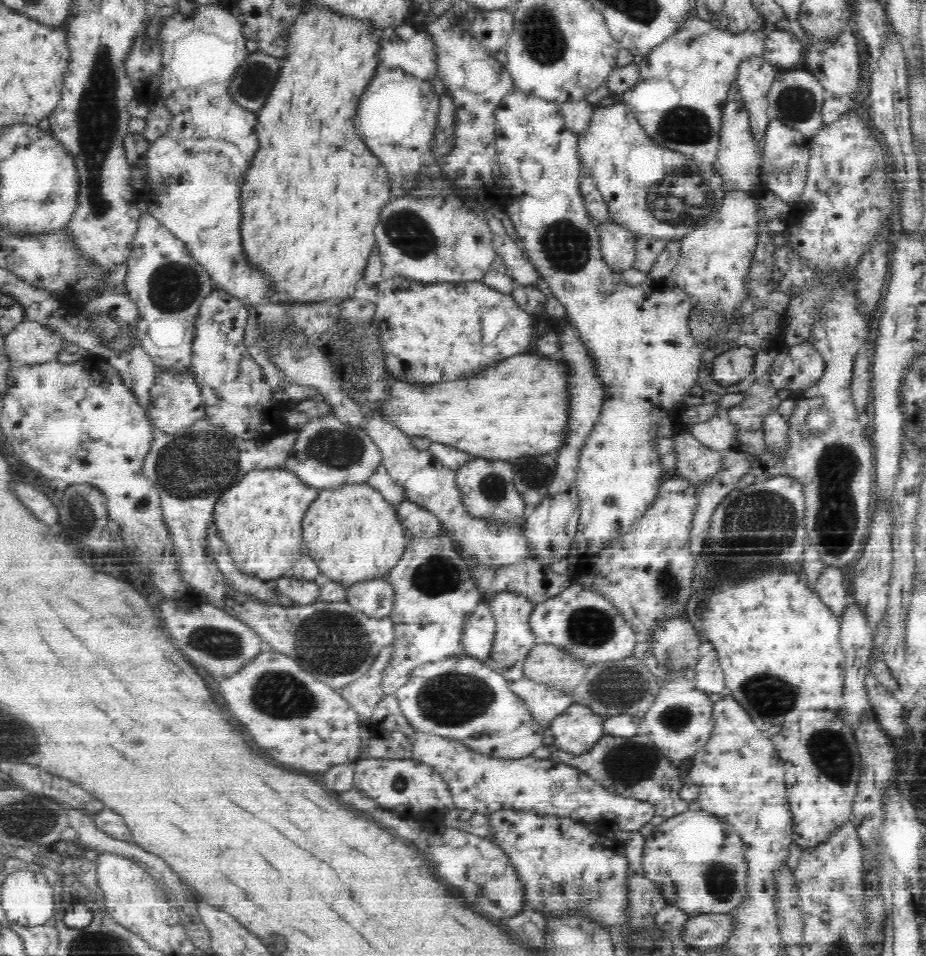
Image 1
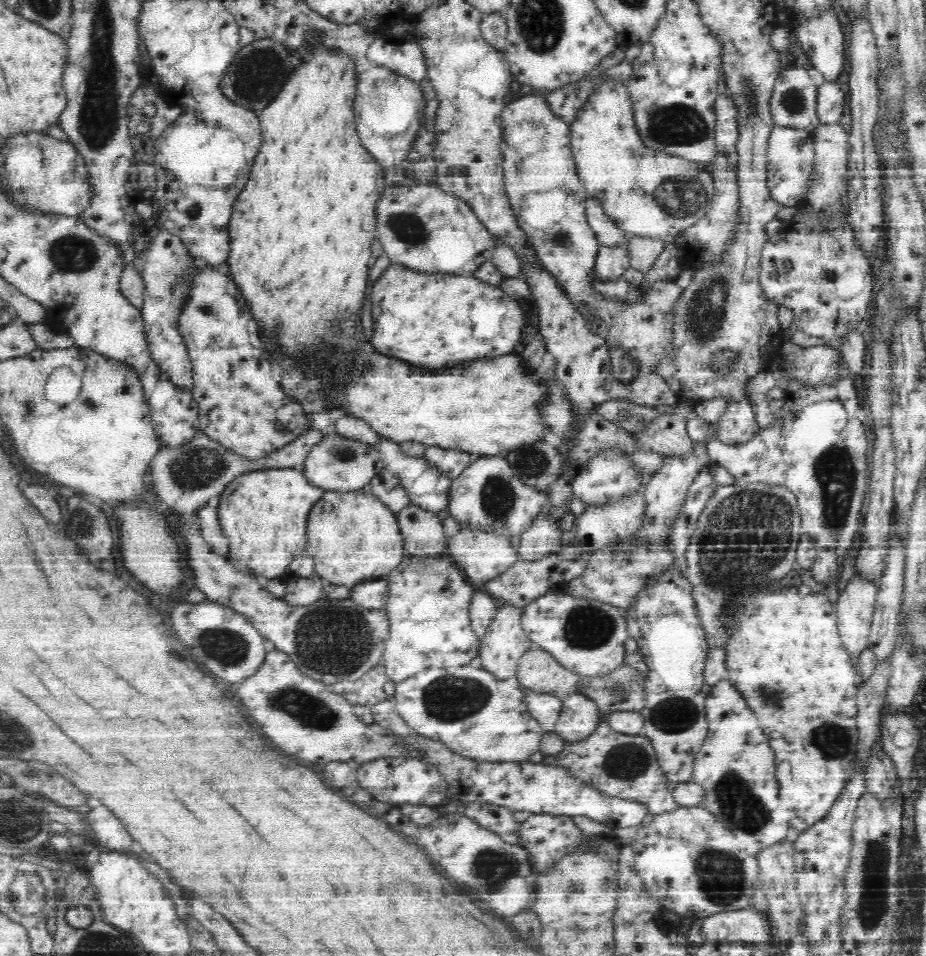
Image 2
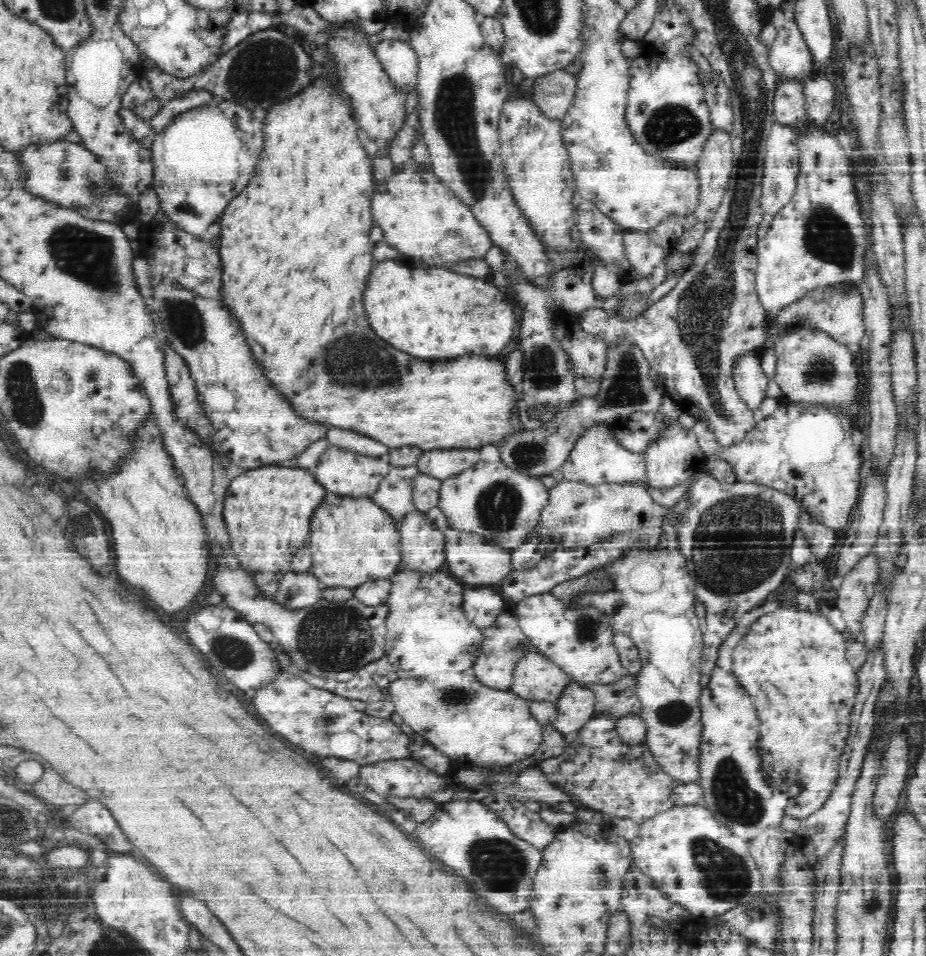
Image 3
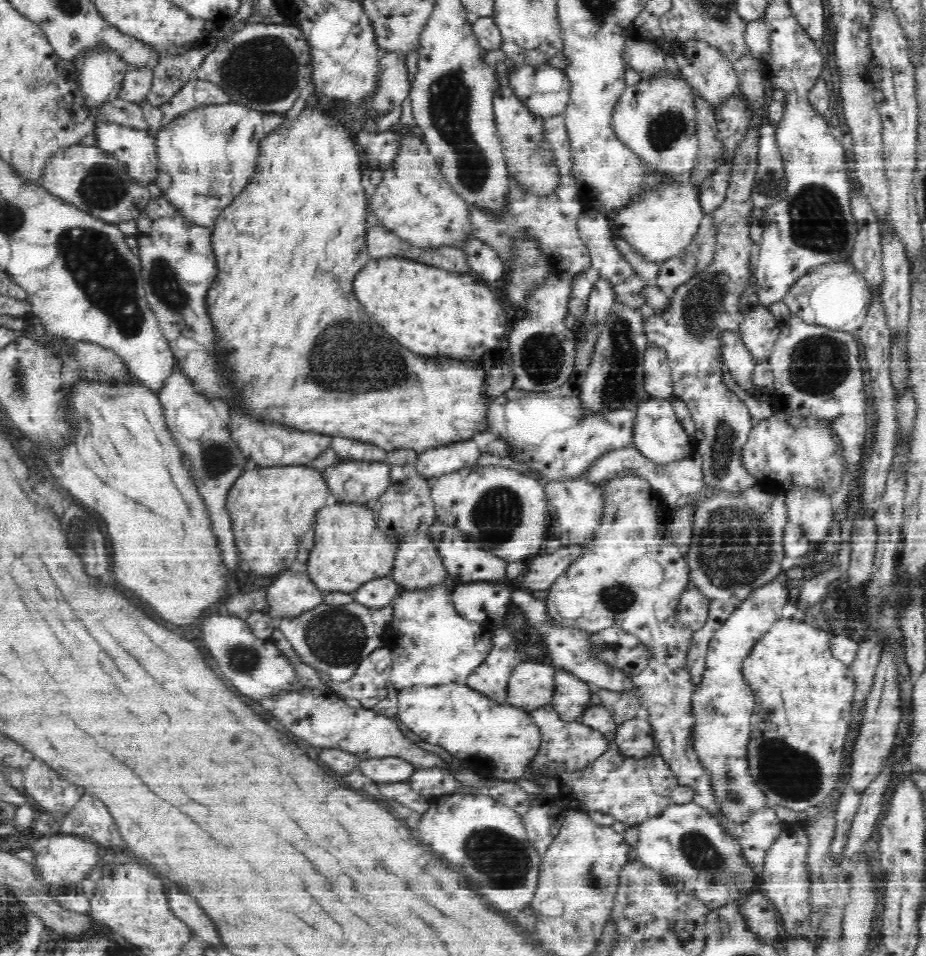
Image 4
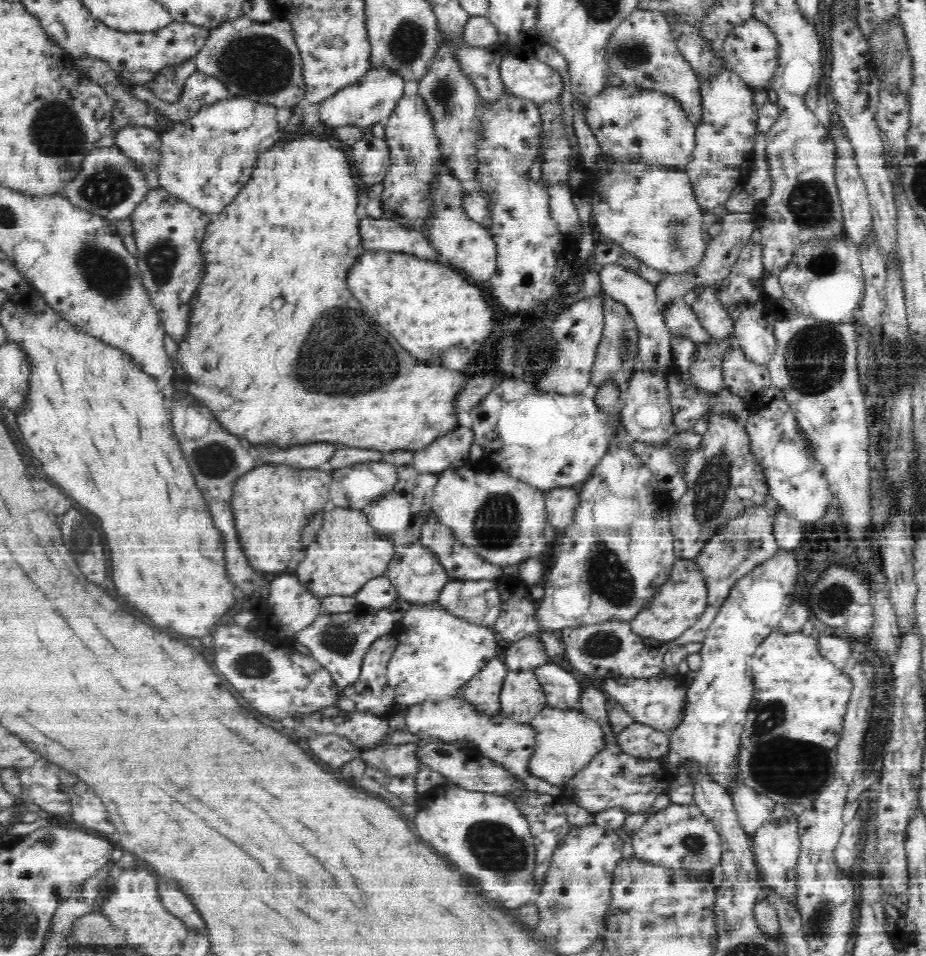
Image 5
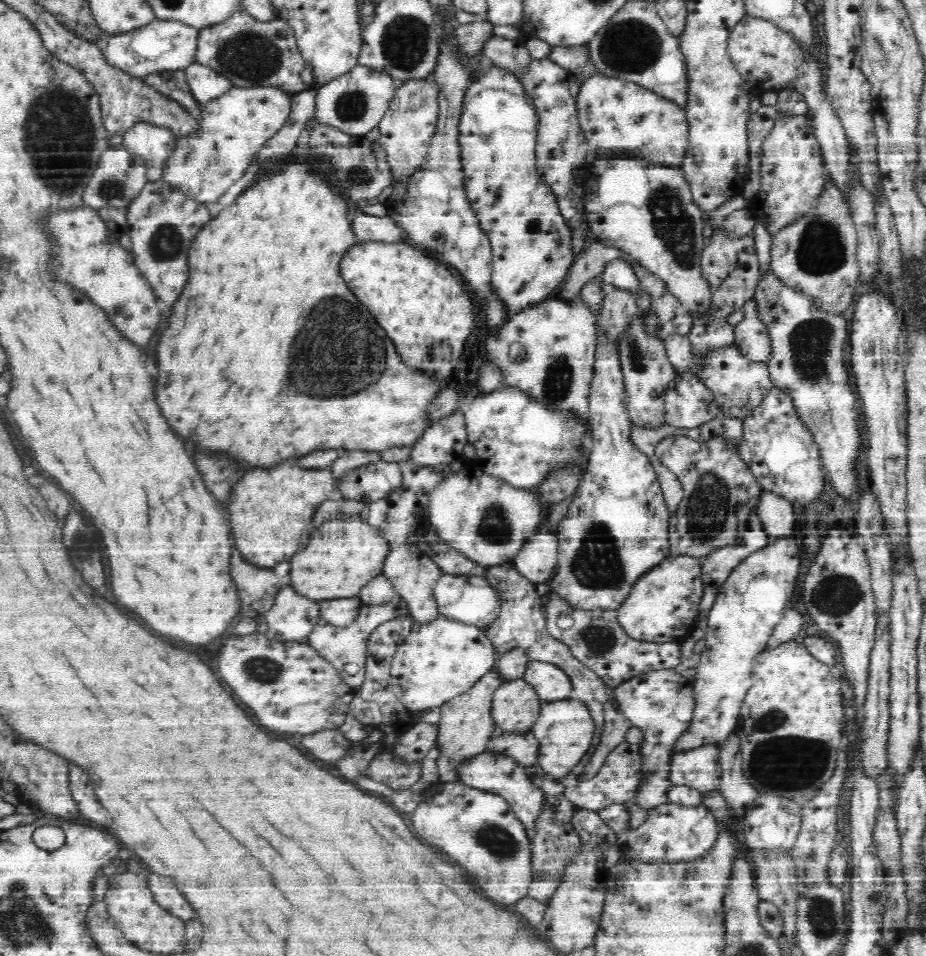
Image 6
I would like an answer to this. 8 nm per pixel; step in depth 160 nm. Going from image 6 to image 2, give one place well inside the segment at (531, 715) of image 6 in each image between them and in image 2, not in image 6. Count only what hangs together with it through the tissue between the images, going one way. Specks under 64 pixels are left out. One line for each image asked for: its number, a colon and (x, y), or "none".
2: (538, 669)
3: (535, 677)
4: (532, 684)
5: (522, 697)

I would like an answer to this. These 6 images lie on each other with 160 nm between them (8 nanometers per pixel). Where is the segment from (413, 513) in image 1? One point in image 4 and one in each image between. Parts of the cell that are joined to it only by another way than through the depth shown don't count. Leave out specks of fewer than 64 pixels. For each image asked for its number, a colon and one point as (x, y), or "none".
2: (423, 532)
3: (423, 545)
4: (418, 563)

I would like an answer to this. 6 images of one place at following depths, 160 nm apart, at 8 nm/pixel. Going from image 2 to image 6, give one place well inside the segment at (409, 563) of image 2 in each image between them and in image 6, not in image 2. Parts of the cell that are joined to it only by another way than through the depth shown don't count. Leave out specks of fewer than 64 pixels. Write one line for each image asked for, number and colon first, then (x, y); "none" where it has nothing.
3: (427, 629)
4: (434, 644)
5: (437, 653)
6: (439, 659)

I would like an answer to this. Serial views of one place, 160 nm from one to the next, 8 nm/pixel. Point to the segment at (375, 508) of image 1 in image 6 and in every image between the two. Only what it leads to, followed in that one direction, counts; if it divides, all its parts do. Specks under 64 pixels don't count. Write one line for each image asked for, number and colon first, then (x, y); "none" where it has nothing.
2: (360, 535)
3: (353, 540)
4: (351, 548)
5: (348, 552)
6: (345, 553)

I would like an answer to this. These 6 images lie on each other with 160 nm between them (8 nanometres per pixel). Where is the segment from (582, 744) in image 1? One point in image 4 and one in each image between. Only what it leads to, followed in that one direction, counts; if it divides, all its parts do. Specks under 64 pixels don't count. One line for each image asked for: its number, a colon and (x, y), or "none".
2: (580, 718)
3: (576, 706)
4: (571, 697)

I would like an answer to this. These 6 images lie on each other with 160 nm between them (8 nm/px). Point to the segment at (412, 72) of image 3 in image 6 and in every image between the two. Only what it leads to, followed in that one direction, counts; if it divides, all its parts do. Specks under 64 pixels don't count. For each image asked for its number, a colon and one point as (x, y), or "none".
4: (394, 85)
5: (372, 100)
6: (355, 103)

